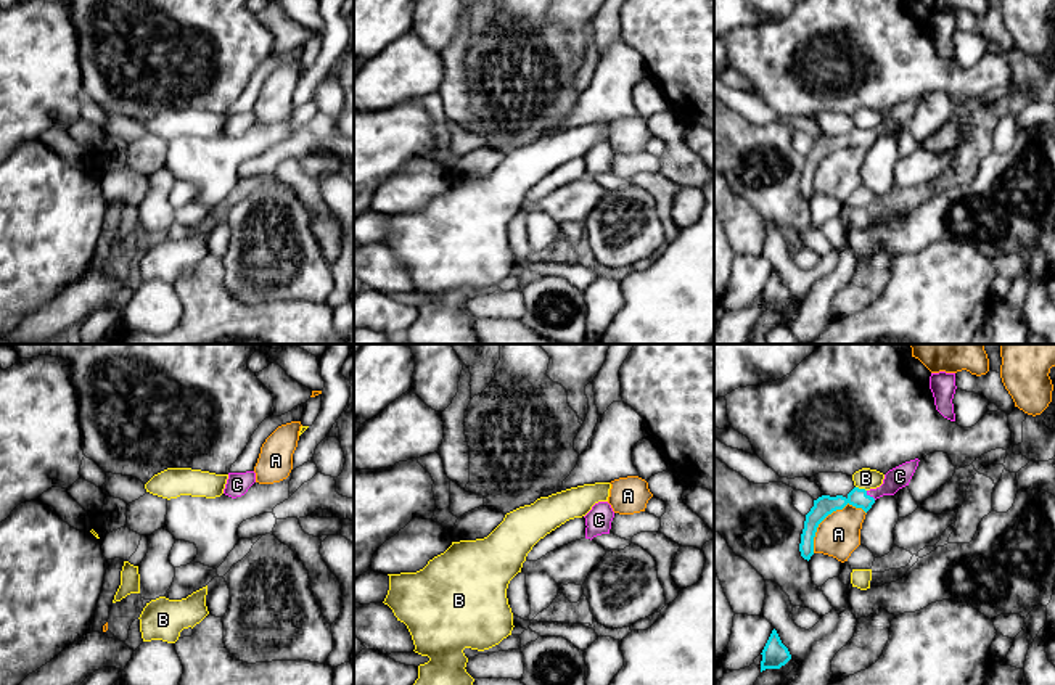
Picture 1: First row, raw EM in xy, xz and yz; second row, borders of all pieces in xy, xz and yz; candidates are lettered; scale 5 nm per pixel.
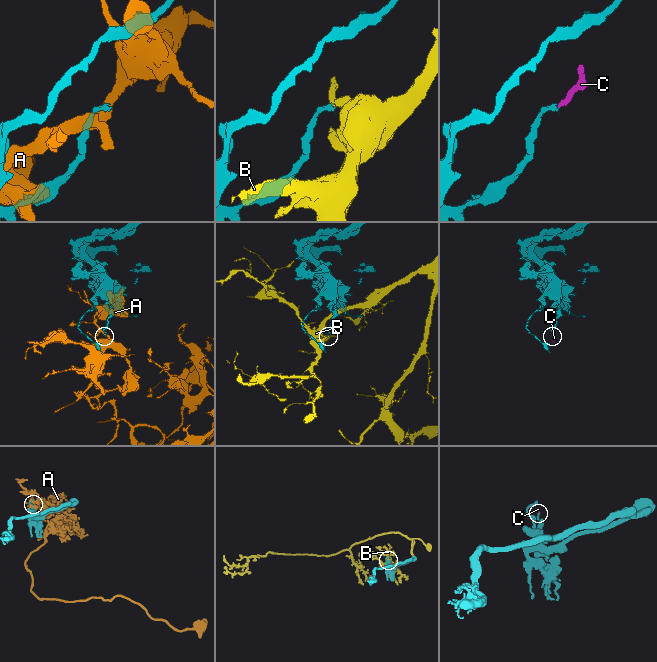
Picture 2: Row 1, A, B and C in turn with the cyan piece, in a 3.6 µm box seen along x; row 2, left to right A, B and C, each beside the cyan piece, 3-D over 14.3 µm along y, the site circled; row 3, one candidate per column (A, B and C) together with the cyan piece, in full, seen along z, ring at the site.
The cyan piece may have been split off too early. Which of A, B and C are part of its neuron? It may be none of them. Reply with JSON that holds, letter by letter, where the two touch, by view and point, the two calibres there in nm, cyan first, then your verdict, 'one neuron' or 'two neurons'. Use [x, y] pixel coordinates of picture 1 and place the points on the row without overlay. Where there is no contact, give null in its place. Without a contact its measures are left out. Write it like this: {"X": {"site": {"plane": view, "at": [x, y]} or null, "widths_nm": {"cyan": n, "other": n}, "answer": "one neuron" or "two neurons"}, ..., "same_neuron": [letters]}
{"A": {"site": {"plane": "yz", "at": [829, 153]}, "widths_nm": {"cyan": 100, "other": 220}, "answer": "two neurons"}, "B": {"site": {"plane": "yz", "at": [861, 129]}, "widths_nm": {"cyan": 100, "other": 110}, "answer": "two neurons"}, "C": {"site": {"plane": "yz", "at": [869, 135]}, "widths_nm": {"cyan": 100, "other": 110}, "answer": "one neuron"}, "same_neuron": ["C"]}

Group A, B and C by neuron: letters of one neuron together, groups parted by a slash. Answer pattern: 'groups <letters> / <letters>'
groups A / B / C

